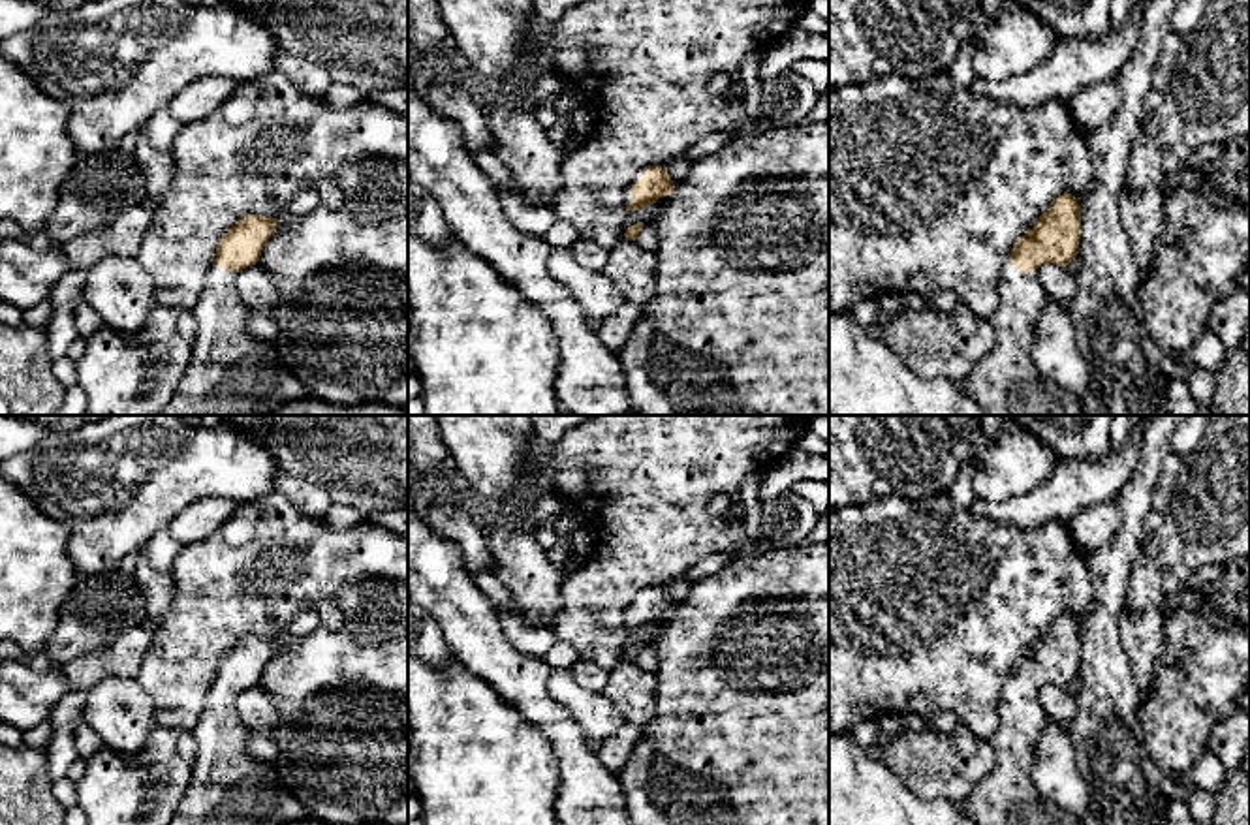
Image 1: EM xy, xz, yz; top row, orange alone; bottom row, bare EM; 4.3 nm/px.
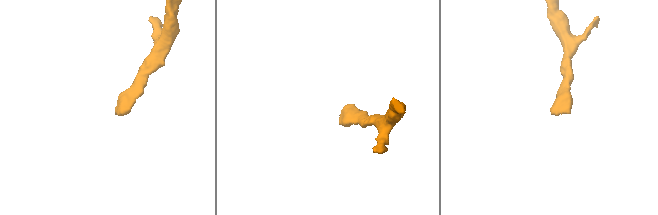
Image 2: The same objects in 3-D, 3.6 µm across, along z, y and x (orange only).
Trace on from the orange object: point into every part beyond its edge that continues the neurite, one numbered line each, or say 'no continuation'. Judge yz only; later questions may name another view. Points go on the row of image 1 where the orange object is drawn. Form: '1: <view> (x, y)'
1: yz (1006, 382)

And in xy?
1: xy (230, 373)

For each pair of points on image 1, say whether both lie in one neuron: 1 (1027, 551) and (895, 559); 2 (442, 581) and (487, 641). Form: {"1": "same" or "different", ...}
{"1": "same", "2": "same"}

